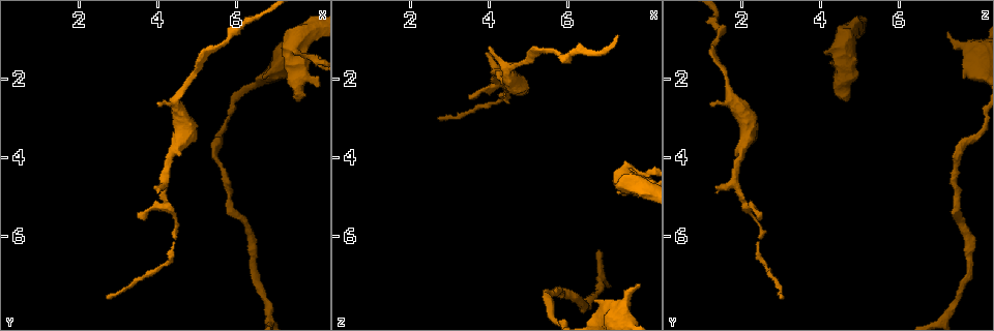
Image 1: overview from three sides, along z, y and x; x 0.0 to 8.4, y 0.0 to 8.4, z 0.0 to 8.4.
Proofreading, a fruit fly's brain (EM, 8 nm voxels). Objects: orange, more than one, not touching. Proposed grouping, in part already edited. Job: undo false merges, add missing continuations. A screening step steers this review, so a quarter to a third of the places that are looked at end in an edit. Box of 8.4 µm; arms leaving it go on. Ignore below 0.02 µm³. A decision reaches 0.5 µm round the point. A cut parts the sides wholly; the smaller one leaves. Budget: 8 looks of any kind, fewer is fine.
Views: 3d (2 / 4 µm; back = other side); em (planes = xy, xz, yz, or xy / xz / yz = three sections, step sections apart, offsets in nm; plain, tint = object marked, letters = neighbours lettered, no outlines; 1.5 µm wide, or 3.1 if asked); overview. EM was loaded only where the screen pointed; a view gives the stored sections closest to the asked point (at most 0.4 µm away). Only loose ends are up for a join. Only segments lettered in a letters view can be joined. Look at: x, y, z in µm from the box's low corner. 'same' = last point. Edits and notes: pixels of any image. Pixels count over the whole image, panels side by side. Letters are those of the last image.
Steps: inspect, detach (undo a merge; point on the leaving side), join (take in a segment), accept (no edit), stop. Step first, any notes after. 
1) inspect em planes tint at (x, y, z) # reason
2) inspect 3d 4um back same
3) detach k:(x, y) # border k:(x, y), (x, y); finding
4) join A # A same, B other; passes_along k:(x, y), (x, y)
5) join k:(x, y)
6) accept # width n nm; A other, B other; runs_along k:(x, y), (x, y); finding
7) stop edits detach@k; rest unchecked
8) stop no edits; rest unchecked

inspect 3d 4um at (7.65, 2.60, 4.70)

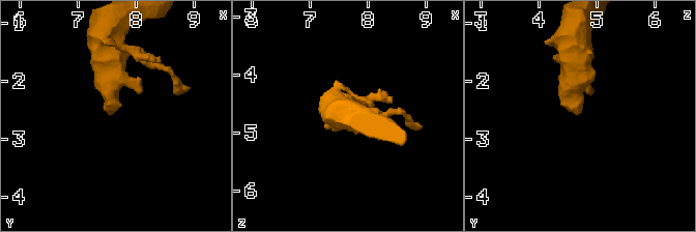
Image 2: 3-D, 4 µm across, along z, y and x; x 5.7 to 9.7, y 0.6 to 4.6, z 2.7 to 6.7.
inspect em planes letters at (7.60, 2.55, 4.65) # now the EM

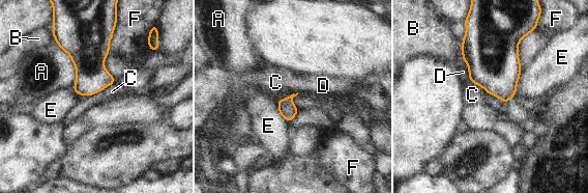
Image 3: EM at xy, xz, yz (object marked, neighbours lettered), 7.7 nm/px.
accept # longest_contact A 420 nm; A other, B other, C other, D other, E other, F other; no lettered segment goes on from it

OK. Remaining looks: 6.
inspect em xy step 4 tint at (7.85, 0.90, 7.25) # free end

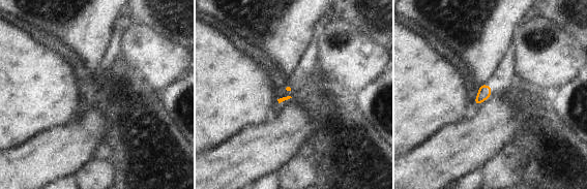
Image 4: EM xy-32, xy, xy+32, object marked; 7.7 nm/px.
inspect em yz step 8 letters same # cut it another way

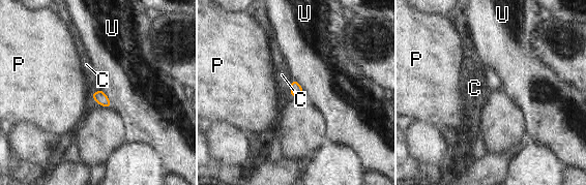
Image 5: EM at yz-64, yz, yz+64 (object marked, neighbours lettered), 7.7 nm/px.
accept # C other, P other, U other; border 5:(291, 82), (291, 92), (288, 95); none of them fits

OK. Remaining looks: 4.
inspect em xy step 4 letters at (3.90, 4.70, 1.35) # branch stops here

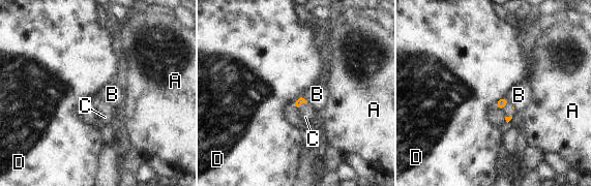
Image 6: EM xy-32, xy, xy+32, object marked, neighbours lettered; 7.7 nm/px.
inspect em planes letters same # another direction

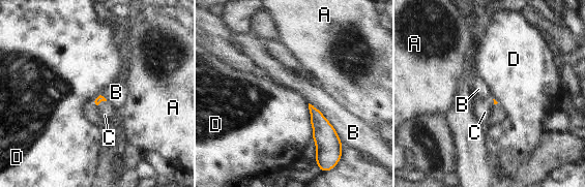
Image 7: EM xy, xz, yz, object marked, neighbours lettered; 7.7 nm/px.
join C # A other, B other, C same, D other; the cell continues

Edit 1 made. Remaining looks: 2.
stop edits join@7; rest unchecked

